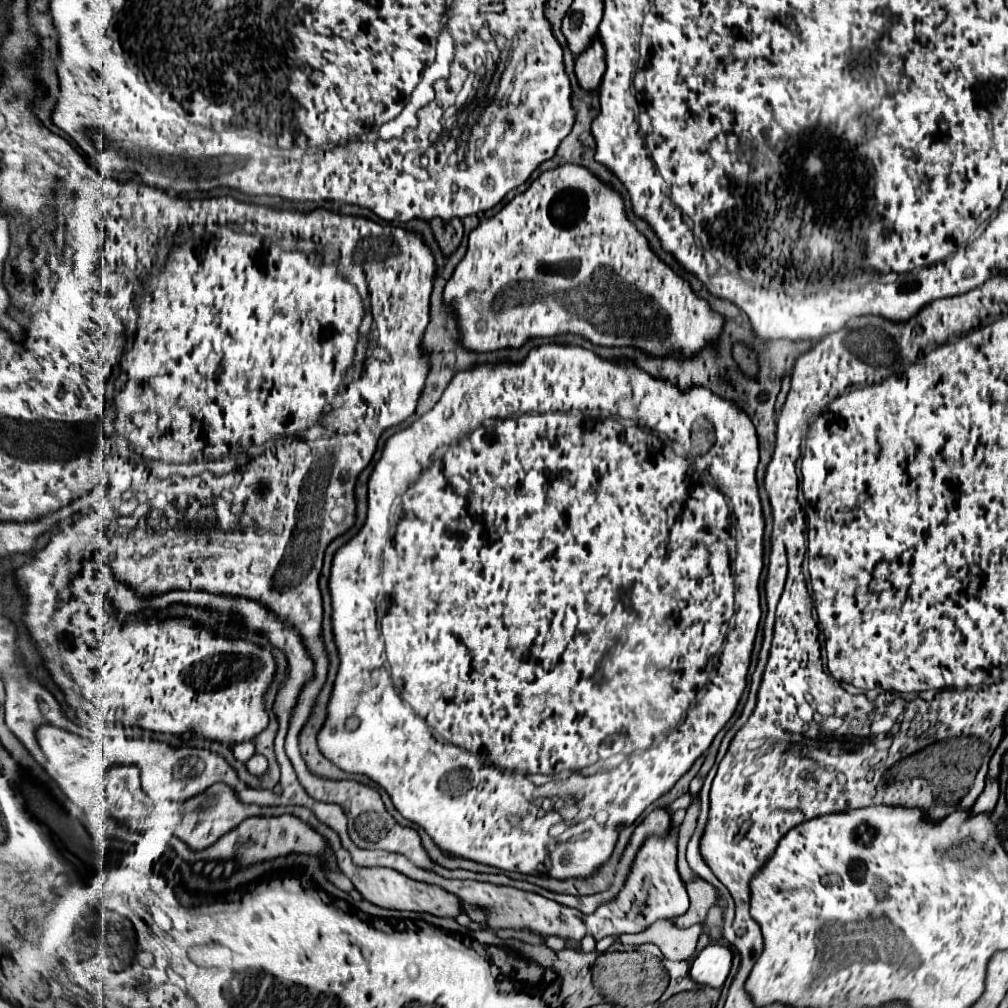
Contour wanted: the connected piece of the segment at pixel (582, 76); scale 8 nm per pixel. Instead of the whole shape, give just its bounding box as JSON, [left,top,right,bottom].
[574,38,604,90]

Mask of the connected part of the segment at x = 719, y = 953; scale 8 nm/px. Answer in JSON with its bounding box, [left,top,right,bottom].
[690,942,732,986]

